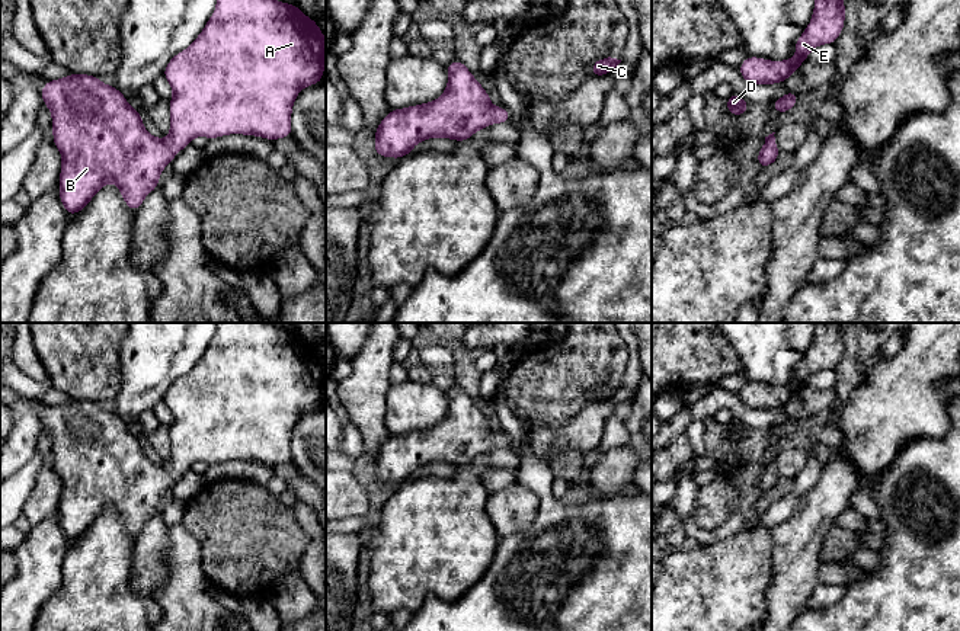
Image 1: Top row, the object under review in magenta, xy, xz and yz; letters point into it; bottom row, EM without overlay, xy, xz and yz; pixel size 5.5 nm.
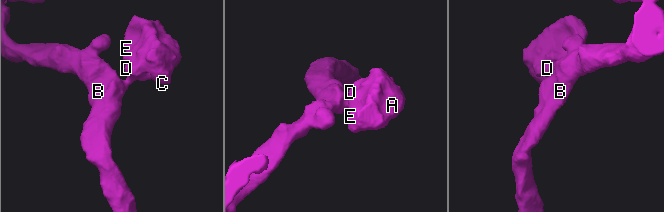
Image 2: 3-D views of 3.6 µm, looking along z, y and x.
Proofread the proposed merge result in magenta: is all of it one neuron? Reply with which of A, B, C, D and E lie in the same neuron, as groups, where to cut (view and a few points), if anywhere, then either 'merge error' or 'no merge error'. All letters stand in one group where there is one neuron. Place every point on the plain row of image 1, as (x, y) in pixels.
A B C D E | no cut | no merge error

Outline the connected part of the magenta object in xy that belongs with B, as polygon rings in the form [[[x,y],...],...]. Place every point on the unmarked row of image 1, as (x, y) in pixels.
[[[217,323],[215,337],[198,363],[164,393],[163,403],[173,414],[166,467],[150,461],[143,451],[141,438],[134,436],[115,411],[103,410],[99,403],[70,398],[64,404],[48,406],[39,420],[51,436],[52,468],[63,484],[58,516],[64,535],[70,542],[79,539],[108,507],[113,507],[125,531],[135,539],[144,523],[159,513],[161,496],[198,461],[212,465],[241,459],[271,467],[291,462],[294,426],[301,414],[323,407],[324,384],[326,365],[317,347],[307,343],[295,329],[281,329],[271,323]]]

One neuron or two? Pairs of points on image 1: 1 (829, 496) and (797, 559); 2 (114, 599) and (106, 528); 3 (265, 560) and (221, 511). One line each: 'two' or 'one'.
1: one
2: one
3: one

